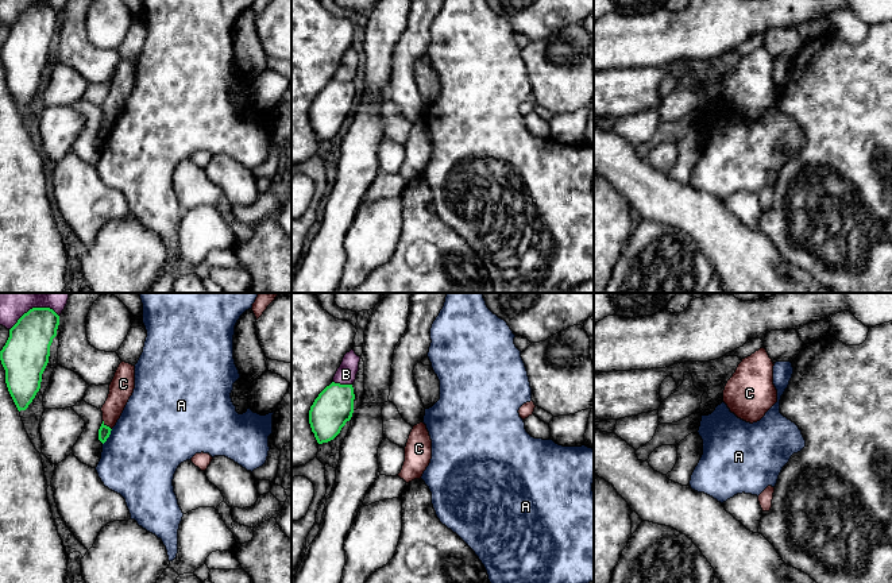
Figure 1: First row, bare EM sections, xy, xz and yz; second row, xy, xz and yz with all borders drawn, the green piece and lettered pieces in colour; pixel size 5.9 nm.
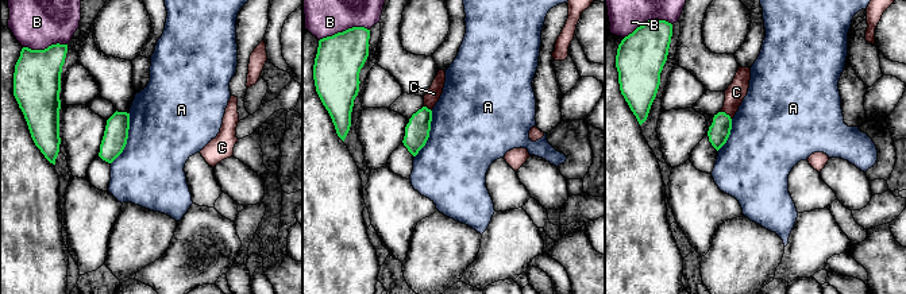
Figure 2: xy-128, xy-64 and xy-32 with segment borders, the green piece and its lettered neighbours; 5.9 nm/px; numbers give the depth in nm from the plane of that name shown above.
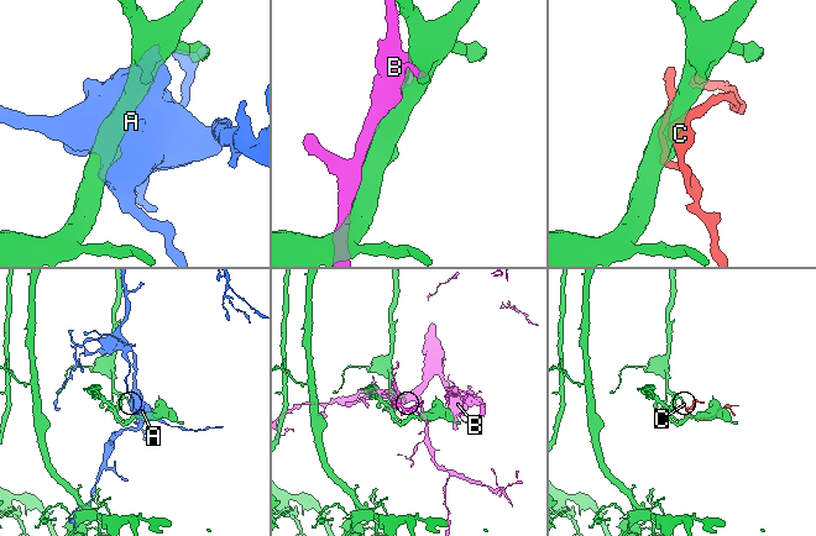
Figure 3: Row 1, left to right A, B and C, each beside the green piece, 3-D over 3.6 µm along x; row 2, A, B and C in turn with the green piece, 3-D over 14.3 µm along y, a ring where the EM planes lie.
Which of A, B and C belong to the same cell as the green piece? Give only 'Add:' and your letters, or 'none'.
Add: none

